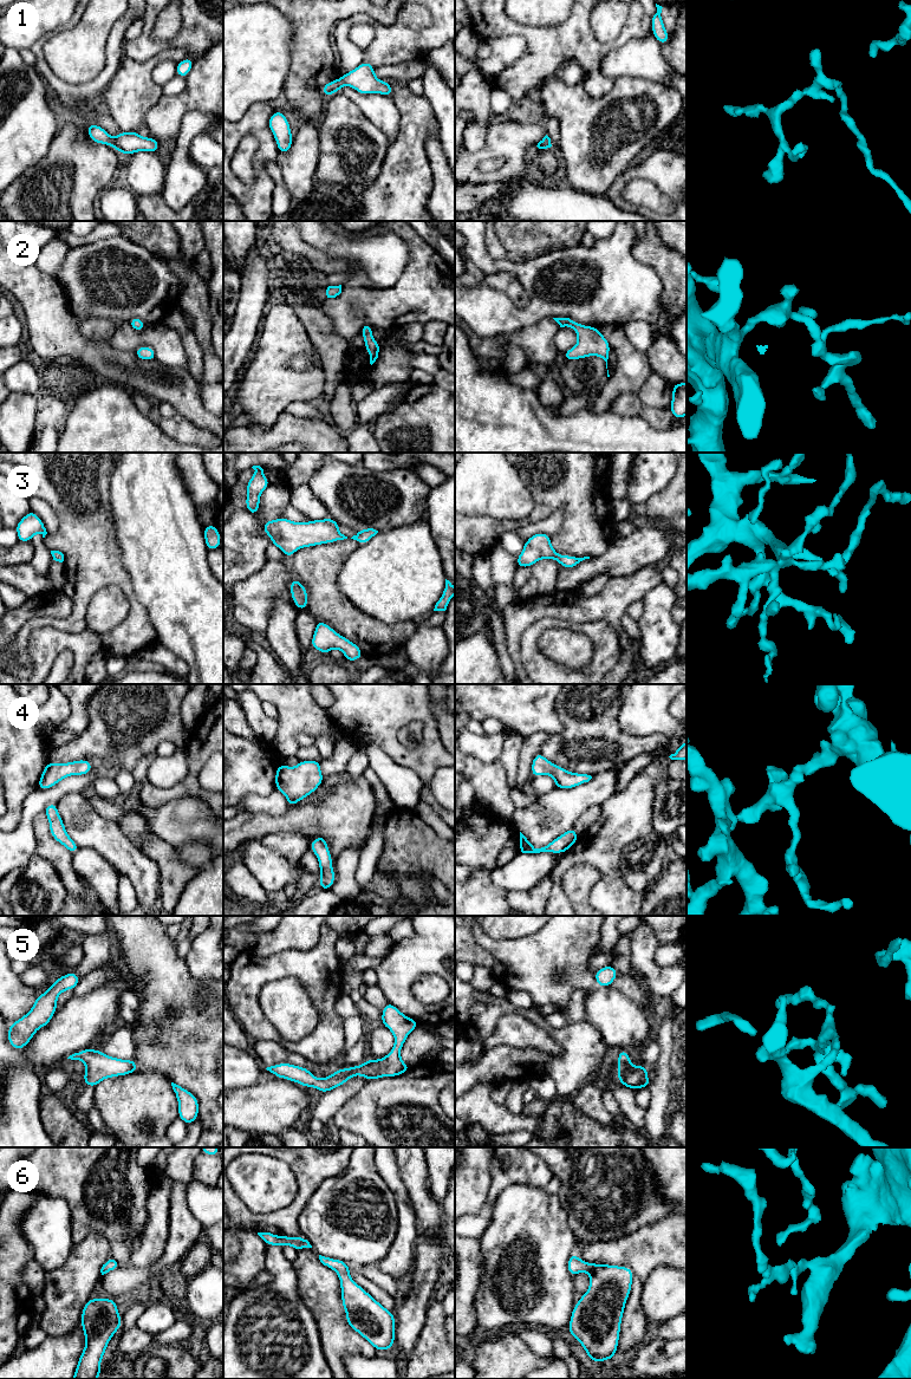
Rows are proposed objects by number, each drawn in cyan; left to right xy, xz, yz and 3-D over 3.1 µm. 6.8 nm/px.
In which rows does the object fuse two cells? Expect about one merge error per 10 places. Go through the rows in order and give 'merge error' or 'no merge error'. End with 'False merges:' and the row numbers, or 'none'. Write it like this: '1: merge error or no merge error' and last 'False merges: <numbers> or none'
1: no merge error
2: no merge error
3: no merge error
4: no merge error
5: no merge error
6: no merge error
False merges: none

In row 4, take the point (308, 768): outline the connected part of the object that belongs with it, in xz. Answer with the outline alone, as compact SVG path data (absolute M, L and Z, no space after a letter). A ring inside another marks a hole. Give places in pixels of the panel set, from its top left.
M320 760L299 761L294 768L279 765L275 773L275 789L285 794L288 806L294 806L312 794L323 780Z

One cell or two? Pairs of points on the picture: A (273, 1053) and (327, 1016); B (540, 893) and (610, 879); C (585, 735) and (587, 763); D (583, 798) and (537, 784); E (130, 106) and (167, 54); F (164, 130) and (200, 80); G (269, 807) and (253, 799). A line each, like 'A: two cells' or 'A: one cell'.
A: two cells
B: two cells
C: one cell
D: two cells
E: one cell
F: one cell
G: one cell

